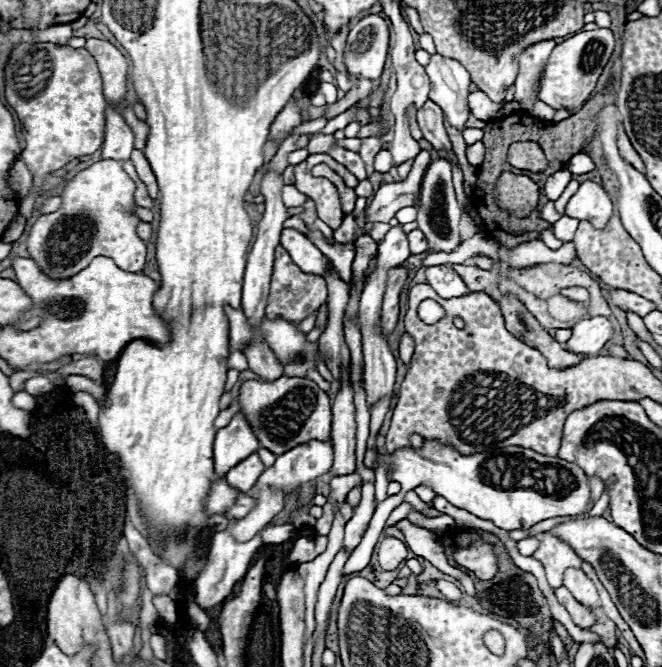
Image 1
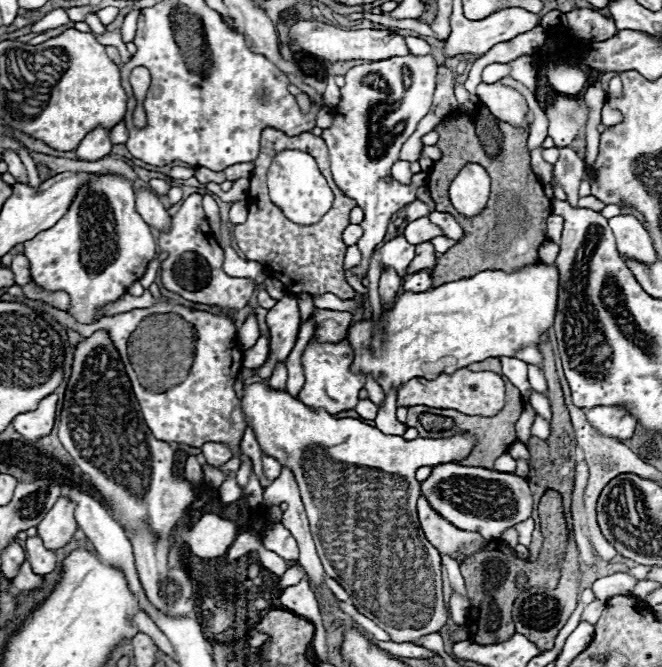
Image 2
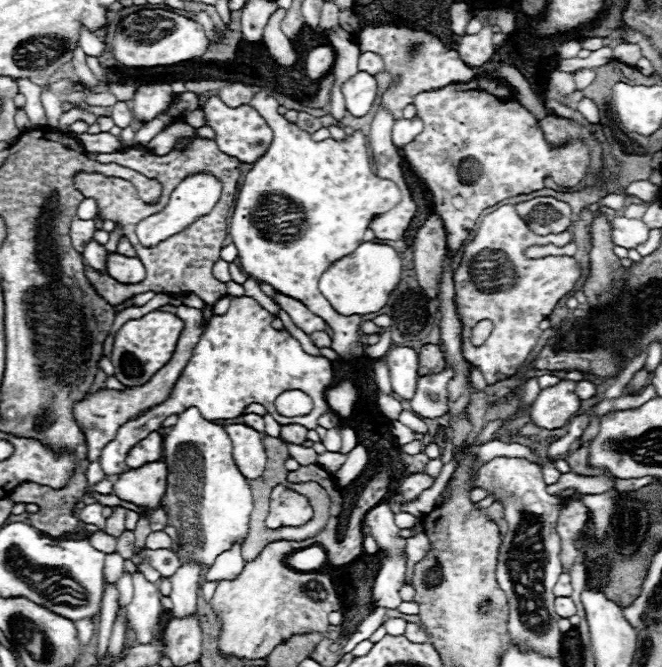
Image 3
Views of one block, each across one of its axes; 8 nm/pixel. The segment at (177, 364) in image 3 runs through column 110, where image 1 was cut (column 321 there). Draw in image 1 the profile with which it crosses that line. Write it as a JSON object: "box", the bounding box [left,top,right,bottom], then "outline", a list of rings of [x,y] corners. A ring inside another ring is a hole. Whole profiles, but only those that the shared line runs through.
{"box":[214,378,332,452],"outline":[[[278,378],[274,382],[262,382],[262,380],[250,380],[242,386],[240,398],[228,406],[228,410],[222,410],[218,418],[214,420],[216,428],[224,428],[236,412],[244,412],[250,426],[254,426],[256,438],[264,448],[270,452],[286,452],[288,448],[294,448],[296,444],[308,442],[308,440],[328,440],[332,430],[332,412],[330,412],[330,400],[324,390],[316,386],[316,382],[306,378]]]}

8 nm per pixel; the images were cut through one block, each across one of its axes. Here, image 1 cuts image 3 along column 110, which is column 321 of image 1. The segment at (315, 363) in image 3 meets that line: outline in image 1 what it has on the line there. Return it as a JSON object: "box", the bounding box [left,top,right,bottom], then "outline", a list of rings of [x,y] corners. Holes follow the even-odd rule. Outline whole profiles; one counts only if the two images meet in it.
{"box":[230,440,332,540],"outline":[[[310,440],[310,442],[298,444],[296,448],[276,456],[276,462],[260,474],[258,482],[250,490],[252,498],[256,500],[254,510],[244,520],[234,522],[234,526],[230,528],[232,536],[236,536],[236,540],[250,540],[256,532],[260,532],[284,508],[284,502],[286,502],[288,494],[294,488],[298,488],[302,484],[308,484],[308,482],[316,480],[318,476],[326,474],[330,470],[330,466],[332,466],[332,440],[326,440],[326,442]]]}

